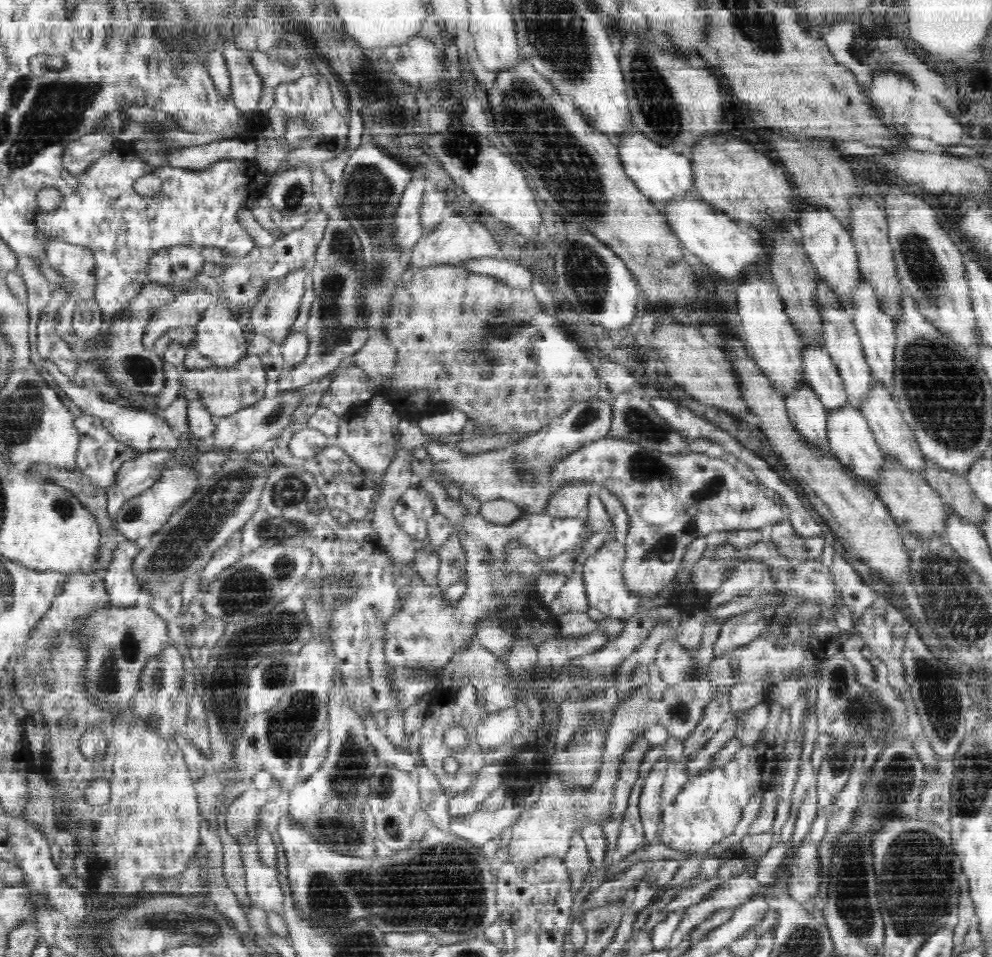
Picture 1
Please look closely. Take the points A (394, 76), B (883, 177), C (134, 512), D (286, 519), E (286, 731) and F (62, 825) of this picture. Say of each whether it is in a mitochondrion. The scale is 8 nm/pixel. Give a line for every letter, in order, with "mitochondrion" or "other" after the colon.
A: other
B: other
C: mitochondrion
D: mitochondrion
E: mitochondrion
F: other

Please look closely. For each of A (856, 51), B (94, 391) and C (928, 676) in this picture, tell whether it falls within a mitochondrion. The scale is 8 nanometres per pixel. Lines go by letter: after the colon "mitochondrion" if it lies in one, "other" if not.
A: other
B: other
C: mitochondrion

